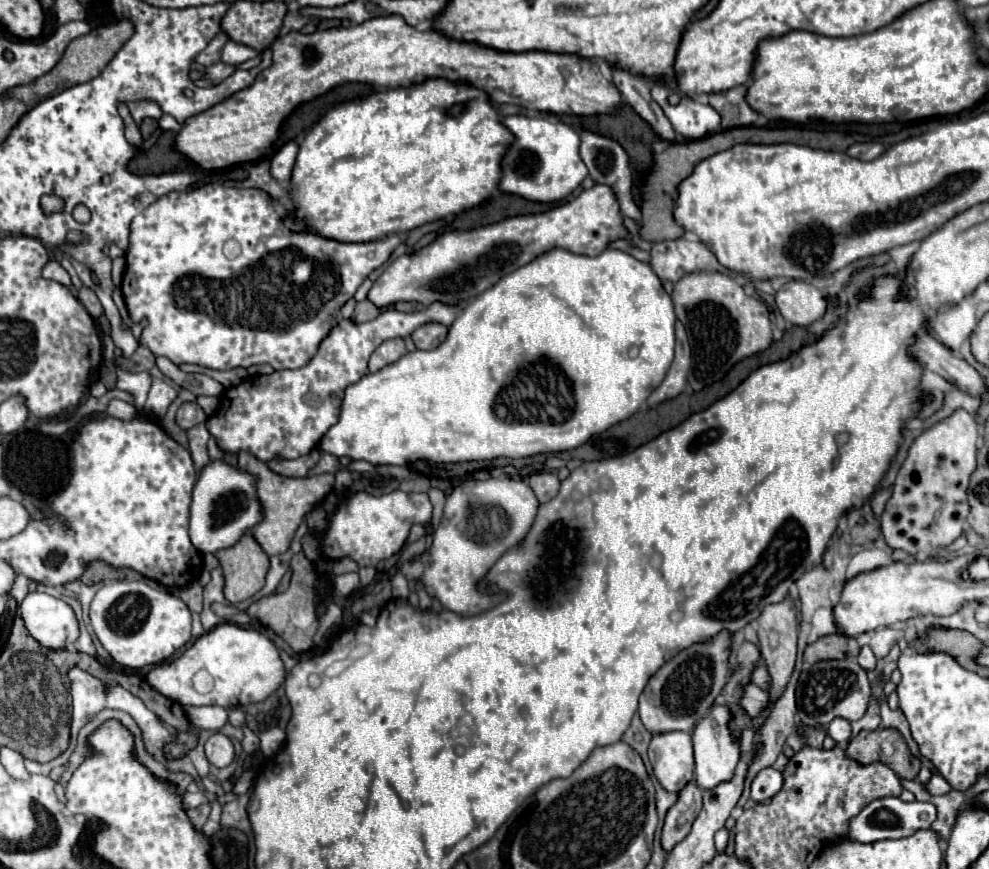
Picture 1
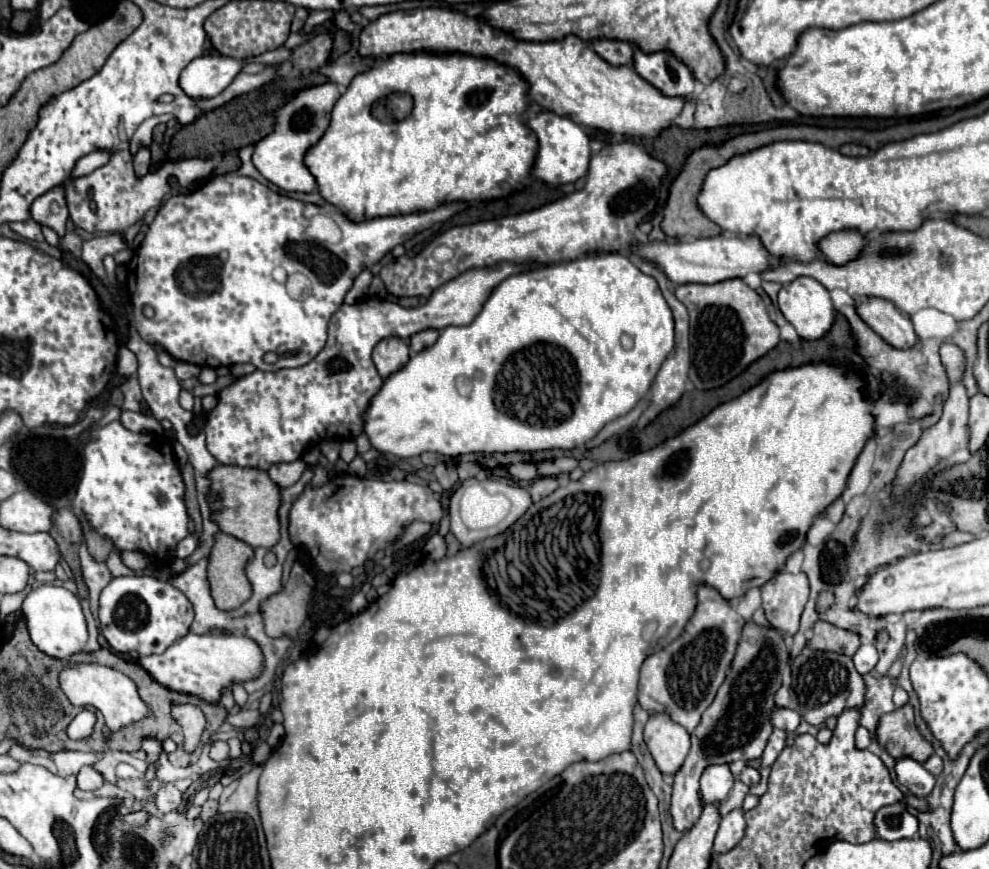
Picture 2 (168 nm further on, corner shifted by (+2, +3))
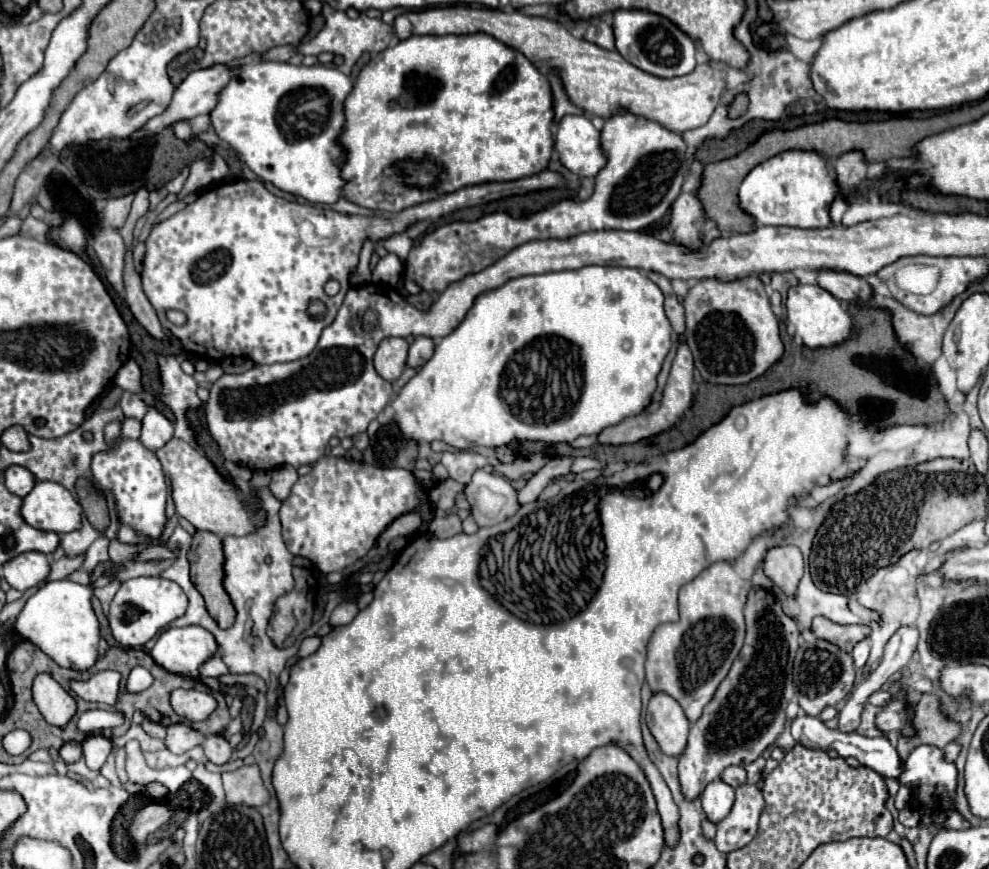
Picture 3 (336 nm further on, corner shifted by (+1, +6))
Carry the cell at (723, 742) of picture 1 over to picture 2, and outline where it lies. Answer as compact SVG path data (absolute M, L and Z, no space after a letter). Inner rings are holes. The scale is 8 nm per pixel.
M708 765L700 779L700 795L704 803L722 803L734 785L730 765Z

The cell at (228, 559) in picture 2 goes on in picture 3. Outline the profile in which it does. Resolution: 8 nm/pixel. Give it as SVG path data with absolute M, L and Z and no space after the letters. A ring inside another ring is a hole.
M195 532L191 548L187 552L187 560L191 564L191 582L203 596L207 612L217 620L219 628L229 628L235 622L235 608L223 588L223 548L219 536L211 532Z

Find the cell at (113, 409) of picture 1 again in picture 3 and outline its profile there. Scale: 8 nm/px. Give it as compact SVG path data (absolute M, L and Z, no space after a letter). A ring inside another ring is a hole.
M127 418L121 428L123 428L123 436L125 436L125 438L139 438L141 422L139 422L139 420L133 420L133 418Z

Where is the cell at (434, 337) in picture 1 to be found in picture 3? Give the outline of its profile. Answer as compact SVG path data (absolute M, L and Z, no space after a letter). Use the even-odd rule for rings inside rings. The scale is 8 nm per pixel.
M419 336L411 346L409 346L409 358L407 358L407 366L409 368L421 368L423 362L427 362L427 358L431 358L433 354L433 340Z

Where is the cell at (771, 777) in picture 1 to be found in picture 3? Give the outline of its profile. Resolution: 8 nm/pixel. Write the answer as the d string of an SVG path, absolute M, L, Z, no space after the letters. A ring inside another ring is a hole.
M729 766L729 768L725 768L725 770L723 770L721 780L723 780L725 784L729 784L729 786L737 788L737 786L745 784L745 780L747 780L747 778L745 778L745 770L743 770L741 766Z

